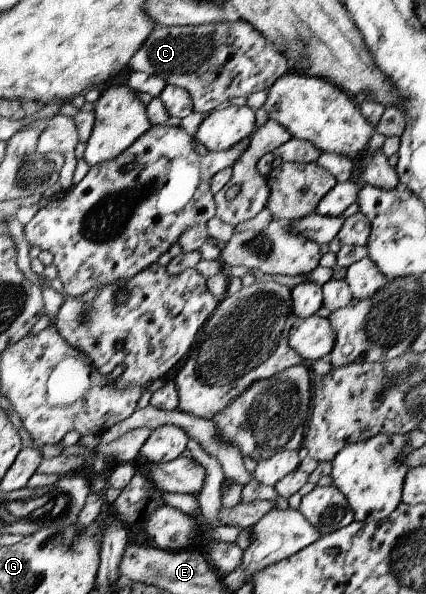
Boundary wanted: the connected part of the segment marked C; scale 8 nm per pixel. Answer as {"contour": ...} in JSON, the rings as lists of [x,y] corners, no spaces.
{"contour":[[[243,20],[198,26],[156,26],[128,66],[130,71],[154,75],[166,84],[186,89],[194,112],[199,113],[212,112],[231,99],[266,90],[291,69],[289,60]]]}

